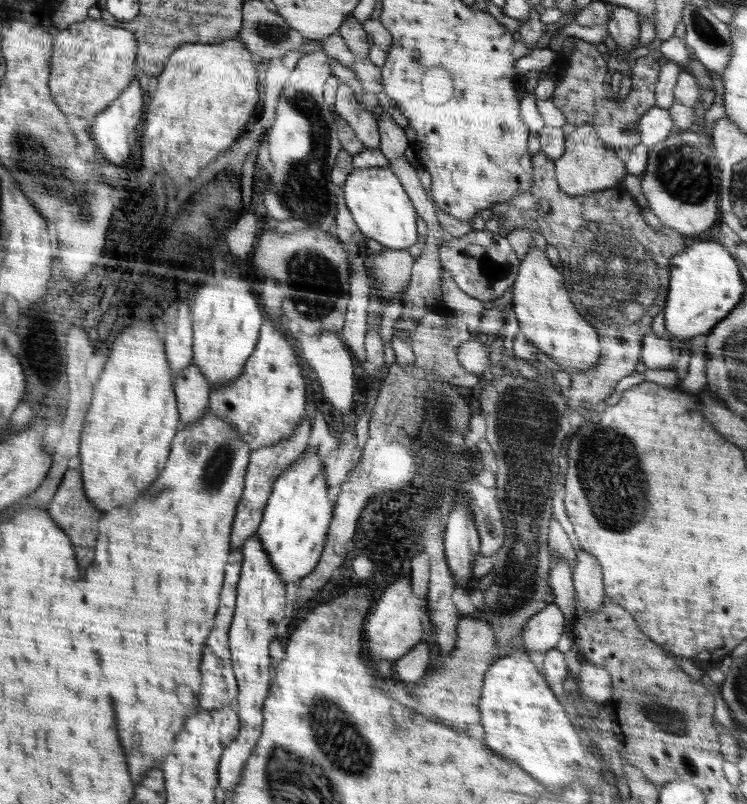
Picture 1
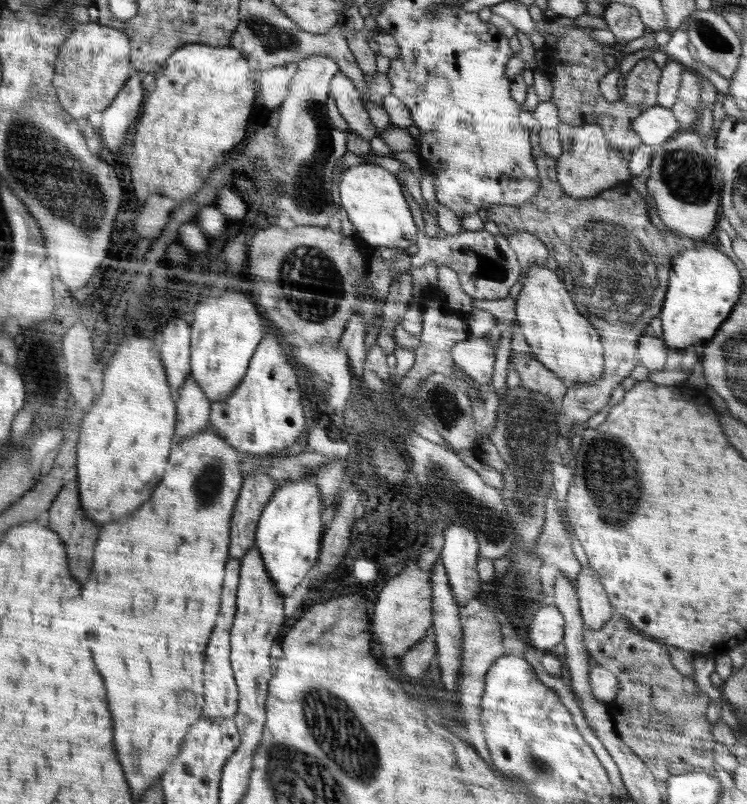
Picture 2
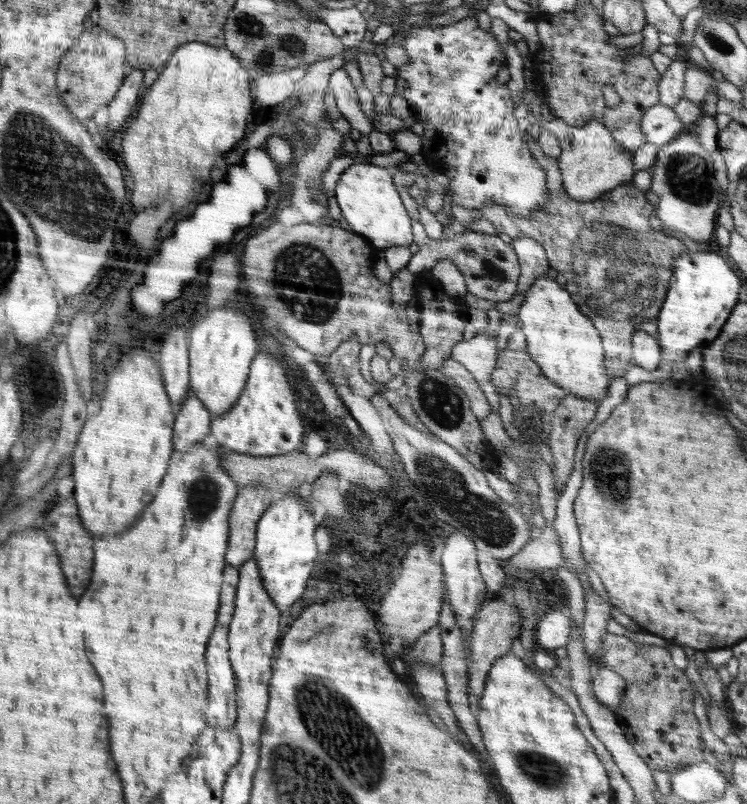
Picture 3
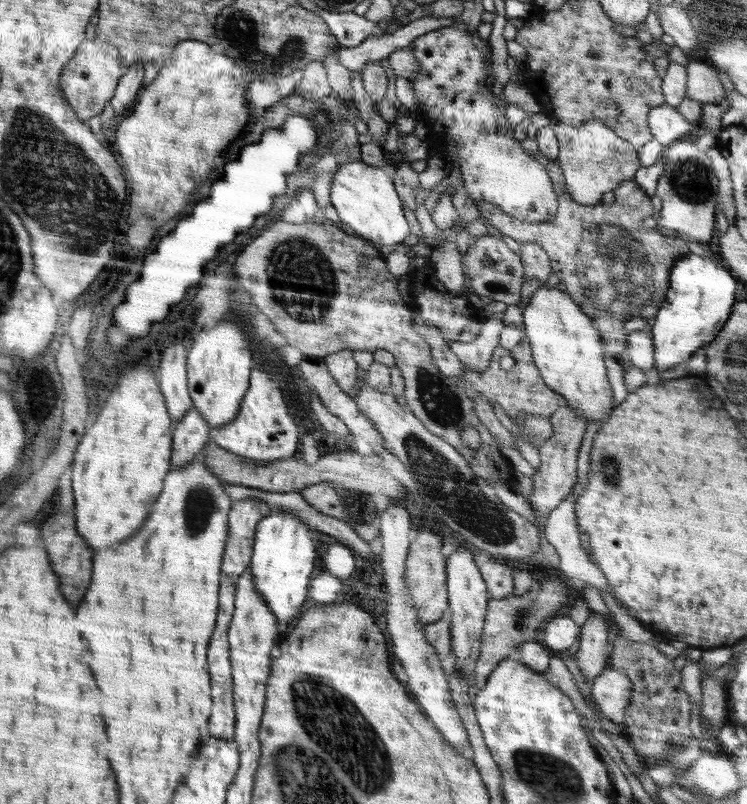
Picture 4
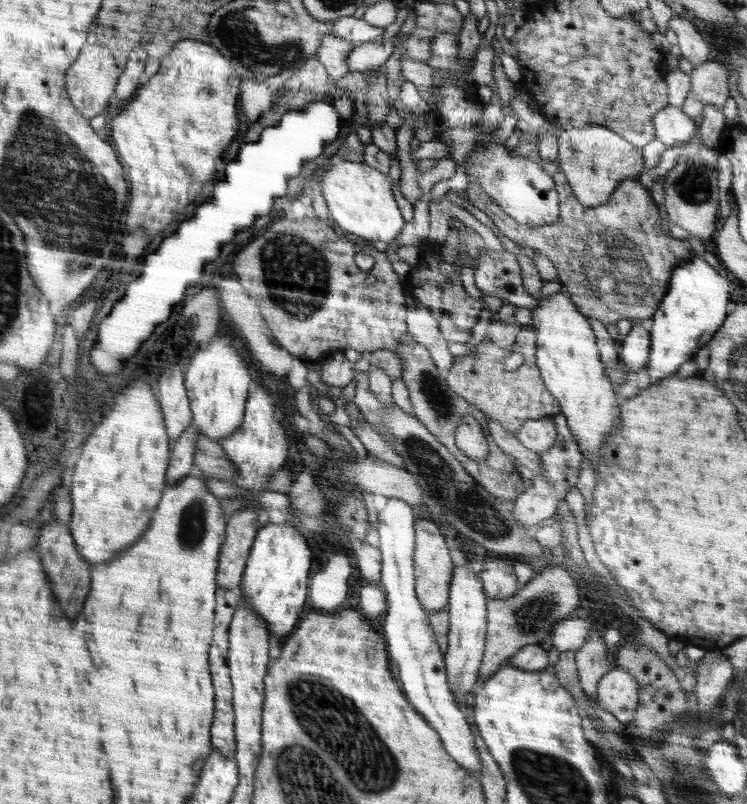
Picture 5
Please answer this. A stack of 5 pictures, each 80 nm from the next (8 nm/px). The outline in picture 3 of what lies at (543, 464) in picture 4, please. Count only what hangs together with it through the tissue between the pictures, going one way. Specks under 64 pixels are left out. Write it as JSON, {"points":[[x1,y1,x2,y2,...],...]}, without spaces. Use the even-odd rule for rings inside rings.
{"points":[[568,394,562,399,561,406,549,418,549,426,552,430,549,434,548,444,550,452,552,452,552,460,554,460,552,462,554,470,551,473,558,496,565,490,564,487,573,471,574,461,579,455,581,443,585,436,585,428,595,417,599,404,600,400,590,400,589,398,583,398,583,396,577,396,577,394]]}

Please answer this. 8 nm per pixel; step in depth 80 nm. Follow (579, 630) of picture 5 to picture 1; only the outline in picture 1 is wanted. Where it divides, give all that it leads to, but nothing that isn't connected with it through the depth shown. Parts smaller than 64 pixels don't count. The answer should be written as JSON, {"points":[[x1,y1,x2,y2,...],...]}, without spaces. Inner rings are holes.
{"points":[[552,602,527,620,521,632,523,647,528,652,553,649,564,631,565,618,562,611]]}

